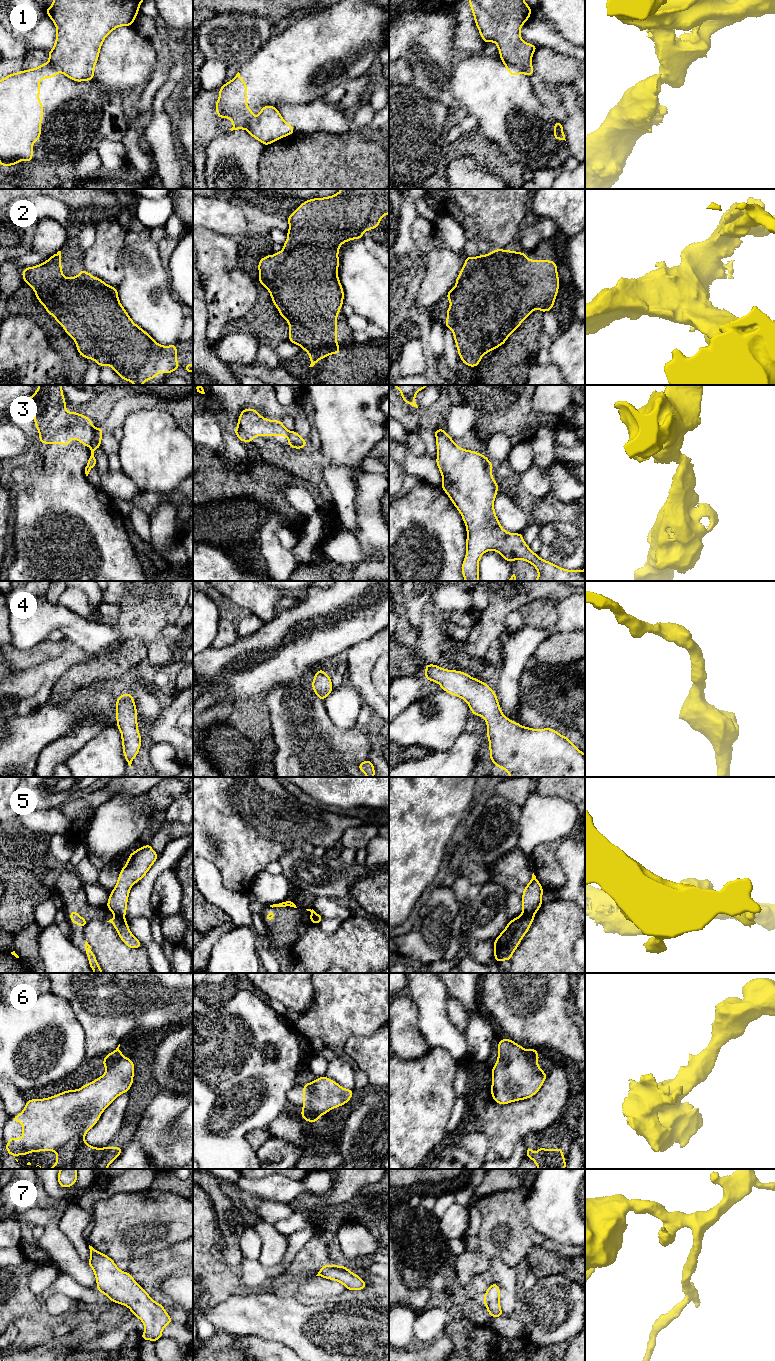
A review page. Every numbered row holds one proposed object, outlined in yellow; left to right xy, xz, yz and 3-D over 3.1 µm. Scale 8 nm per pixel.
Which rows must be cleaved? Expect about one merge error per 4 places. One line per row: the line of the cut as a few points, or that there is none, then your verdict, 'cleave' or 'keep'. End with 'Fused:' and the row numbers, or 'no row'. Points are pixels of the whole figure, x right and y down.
1: yz (503, 61), (509, 64), (516, 64), (525, 73) | cleave
2: no cut | keep
3: xy (95, 429), (90, 446) | cleave
4: no cut | keep
5: yz (522, 913), (533, 915) | cleave
6: xz (301, 1111), (319, 1116) | cleave
7: no cut | keep
Fused: 1, 3, 5, 6

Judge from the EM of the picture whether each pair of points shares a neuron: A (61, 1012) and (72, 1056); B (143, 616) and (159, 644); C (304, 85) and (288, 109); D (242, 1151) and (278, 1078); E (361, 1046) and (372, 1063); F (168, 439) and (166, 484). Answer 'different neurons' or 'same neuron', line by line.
A: same neuron
B: different neurons
C: different neurons
D: same neuron
E: same neuron
F: same neuron

